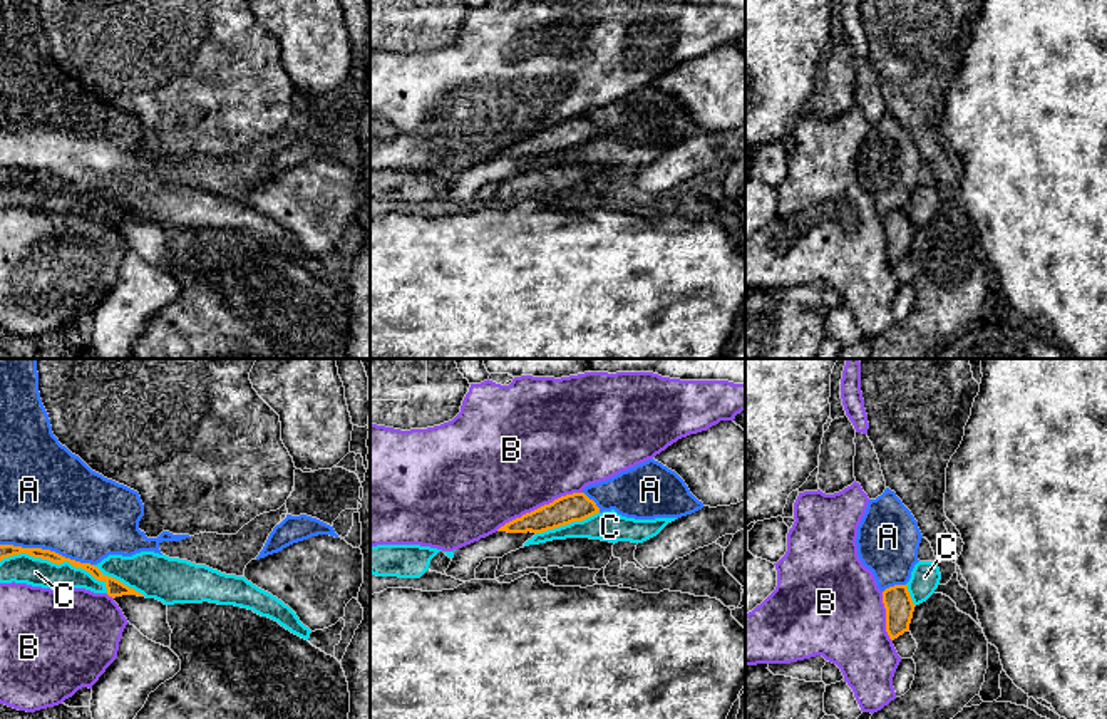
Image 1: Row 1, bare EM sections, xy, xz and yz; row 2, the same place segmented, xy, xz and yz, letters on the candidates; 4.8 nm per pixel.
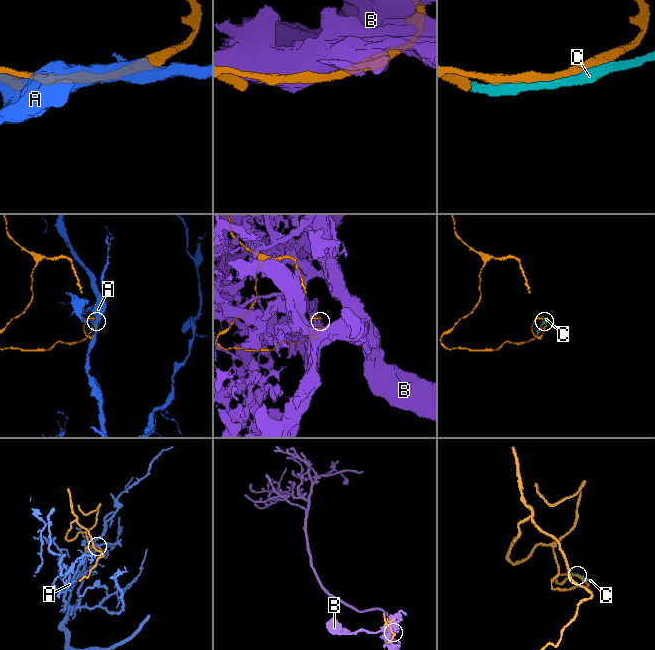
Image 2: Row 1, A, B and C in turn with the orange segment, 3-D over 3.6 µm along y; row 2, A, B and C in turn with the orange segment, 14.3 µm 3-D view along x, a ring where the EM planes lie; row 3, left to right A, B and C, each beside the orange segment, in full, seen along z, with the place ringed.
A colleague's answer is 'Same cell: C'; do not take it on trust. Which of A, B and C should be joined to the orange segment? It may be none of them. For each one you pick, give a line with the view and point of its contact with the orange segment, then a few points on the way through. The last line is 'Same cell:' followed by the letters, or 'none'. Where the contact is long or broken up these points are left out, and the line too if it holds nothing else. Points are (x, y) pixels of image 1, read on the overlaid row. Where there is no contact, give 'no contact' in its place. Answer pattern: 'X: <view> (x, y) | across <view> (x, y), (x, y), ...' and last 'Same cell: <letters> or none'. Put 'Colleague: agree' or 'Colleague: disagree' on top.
Colleague: agree
C: xy (57, 563)
Same cell: C

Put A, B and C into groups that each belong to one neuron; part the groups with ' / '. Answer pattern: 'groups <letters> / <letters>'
groups A / B / C

